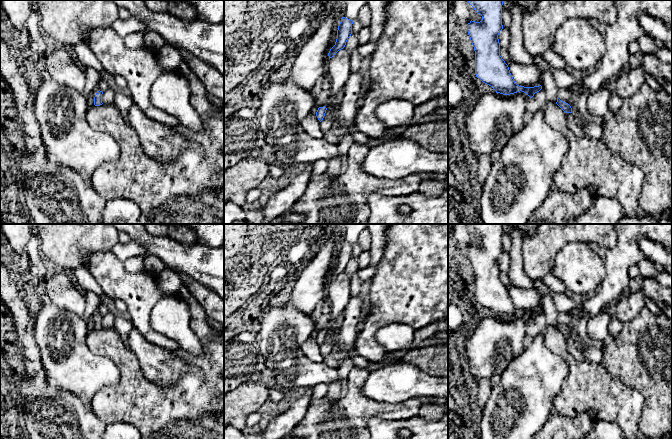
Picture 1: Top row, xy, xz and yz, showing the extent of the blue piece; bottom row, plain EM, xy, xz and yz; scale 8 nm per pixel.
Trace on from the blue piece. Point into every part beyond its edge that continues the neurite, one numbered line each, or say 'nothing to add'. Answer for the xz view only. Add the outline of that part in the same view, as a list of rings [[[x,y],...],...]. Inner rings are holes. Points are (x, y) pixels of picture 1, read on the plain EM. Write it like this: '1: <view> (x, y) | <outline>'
nothing to add

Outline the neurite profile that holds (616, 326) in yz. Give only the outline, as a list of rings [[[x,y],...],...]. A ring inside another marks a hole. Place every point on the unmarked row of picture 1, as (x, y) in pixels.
[[[614,315],[611,318],[611,322],[609,324],[608,327],[608,331],[609,331],[609,335],[612,336],[618,336],[618,334],[623,330],[623,328],[625,327],[624,322],[620,321],[619,319],[617,319]]]

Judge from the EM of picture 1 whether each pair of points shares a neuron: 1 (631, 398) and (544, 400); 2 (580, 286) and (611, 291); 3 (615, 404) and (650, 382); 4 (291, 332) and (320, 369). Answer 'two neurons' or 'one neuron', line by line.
1: two neurons
2: two neurons
3: two neurons
4: one neuron

